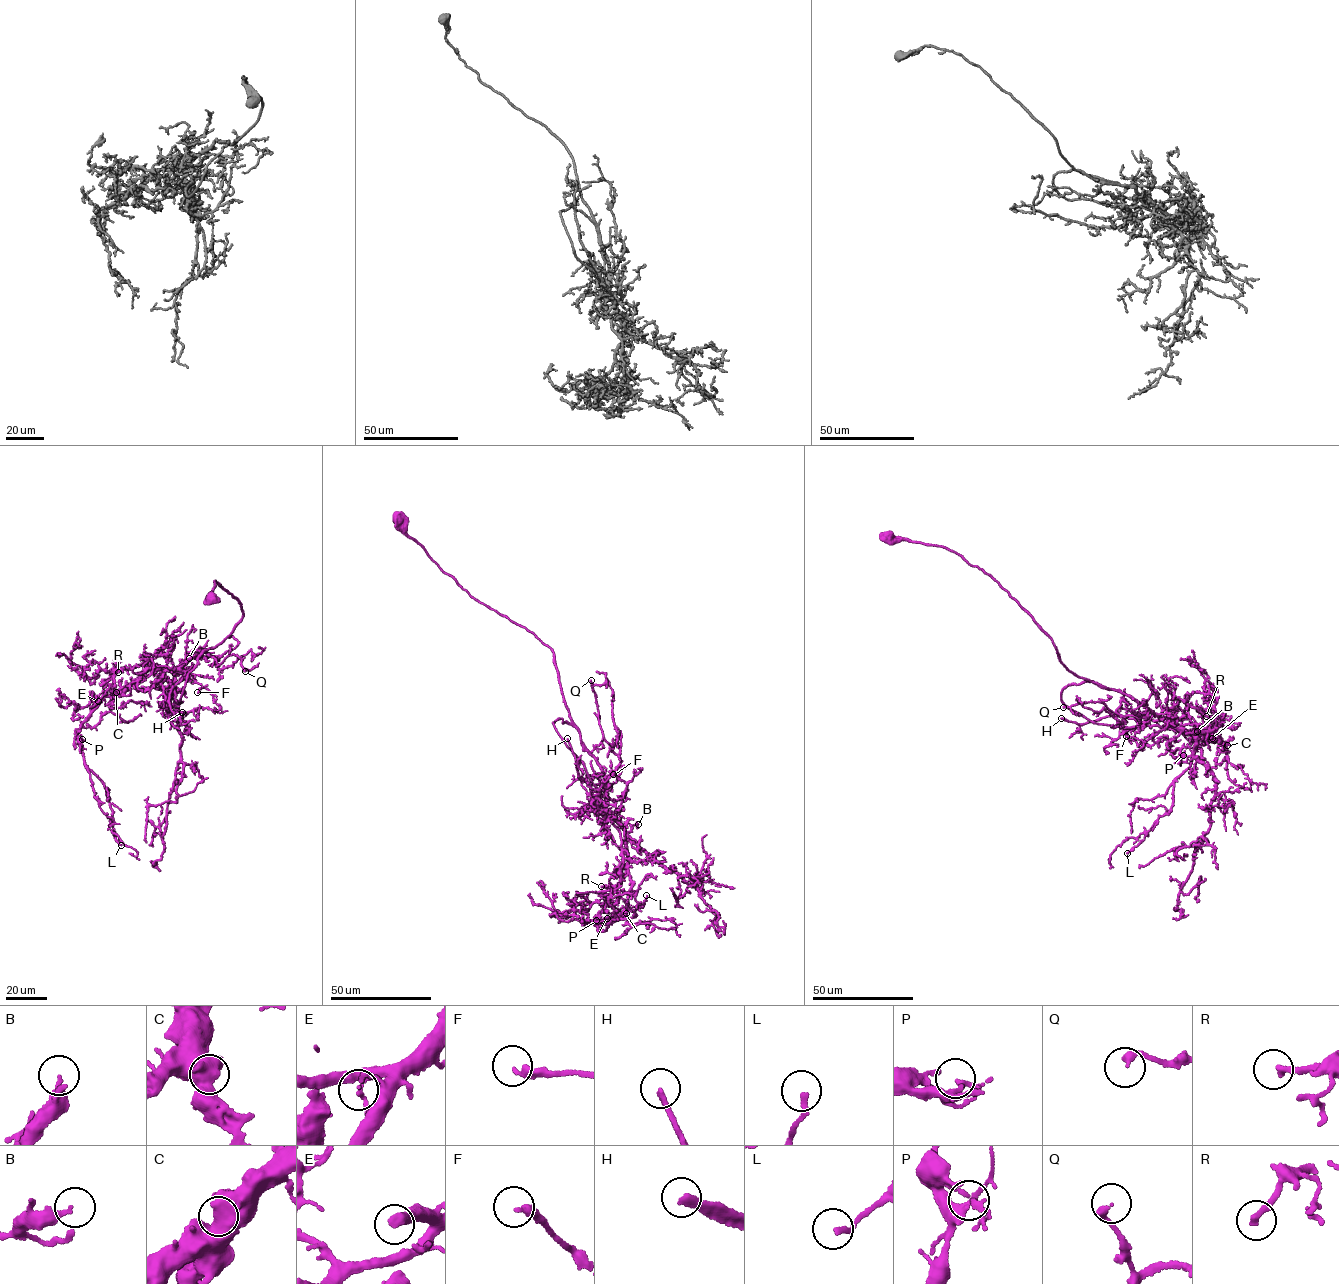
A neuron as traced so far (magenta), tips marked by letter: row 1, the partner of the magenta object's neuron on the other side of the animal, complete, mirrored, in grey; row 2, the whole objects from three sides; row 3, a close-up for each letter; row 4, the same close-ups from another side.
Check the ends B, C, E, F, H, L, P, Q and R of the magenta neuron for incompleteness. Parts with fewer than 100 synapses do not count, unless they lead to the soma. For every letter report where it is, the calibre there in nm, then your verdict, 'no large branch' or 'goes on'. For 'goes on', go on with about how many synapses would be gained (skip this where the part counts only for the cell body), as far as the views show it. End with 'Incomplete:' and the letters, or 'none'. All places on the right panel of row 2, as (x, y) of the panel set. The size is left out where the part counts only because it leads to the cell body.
B: at (1197, 731); 260 nm thick; no large branch
C: at (1227, 745); 140 nm thick; no large branch
E: at (1212, 738); 120 nm thick; no large branch
F: at (1126, 736); 280 nm thick; no large branch
H: at (1061, 718); 240 nm thick; goes on; about 170 synapses
L: at (1127, 853); 170 nm thick; no large branch
P: at (1183, 755); 100 nm thick; no large branch
Q: at (1063, 707); 280 nm thick; no large branch
R: at (1206, 716); 240 nm thick; no large branch
Incomplete: H

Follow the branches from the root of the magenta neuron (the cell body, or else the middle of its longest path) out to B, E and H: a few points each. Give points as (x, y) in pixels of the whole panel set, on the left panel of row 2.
B: (212, 598), (207, 596), (214, 580), (241, 604), (242, 619), (224, 640), (199, 649), (172, 671), (189, 658)
E: (212, 598), (214, 580), (241, 604), (242, 619), (229, 636), (173, 671), (153, 667), (144, 678), (98, 701)
H: (212, 598), (214, 580), (241, 604), (242, 619), (224, 640), (186, 662), (168, 701), (175, 713), (182, 712)

